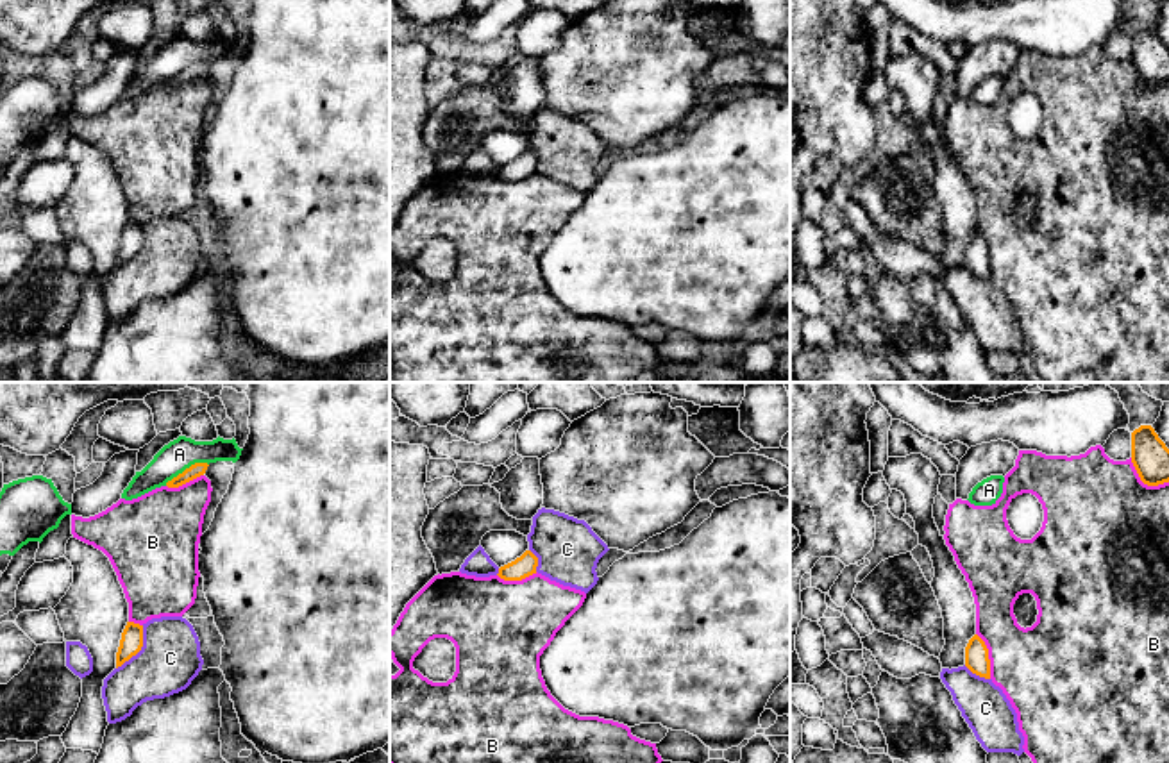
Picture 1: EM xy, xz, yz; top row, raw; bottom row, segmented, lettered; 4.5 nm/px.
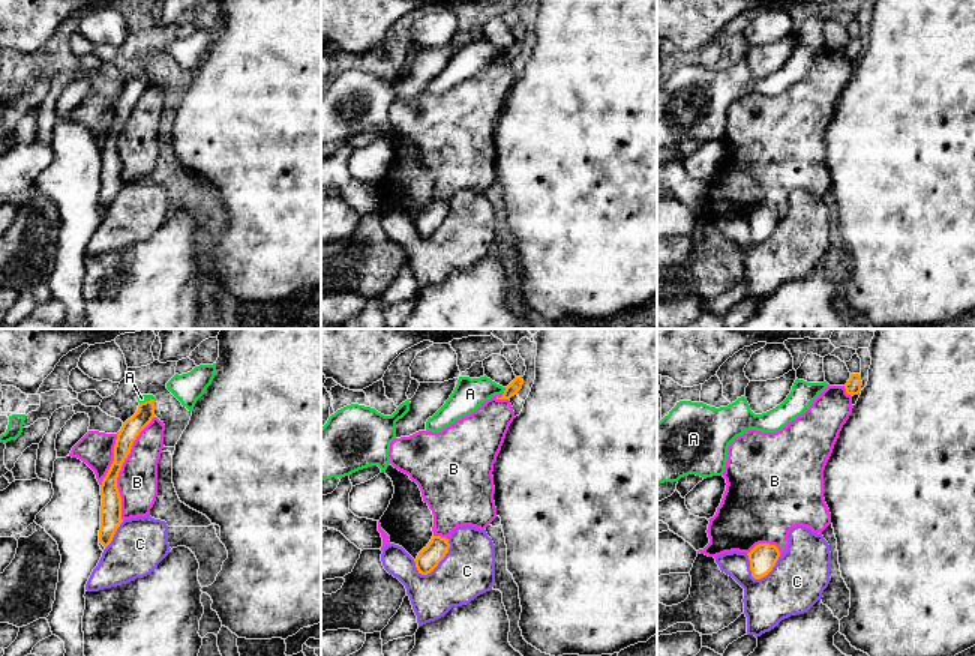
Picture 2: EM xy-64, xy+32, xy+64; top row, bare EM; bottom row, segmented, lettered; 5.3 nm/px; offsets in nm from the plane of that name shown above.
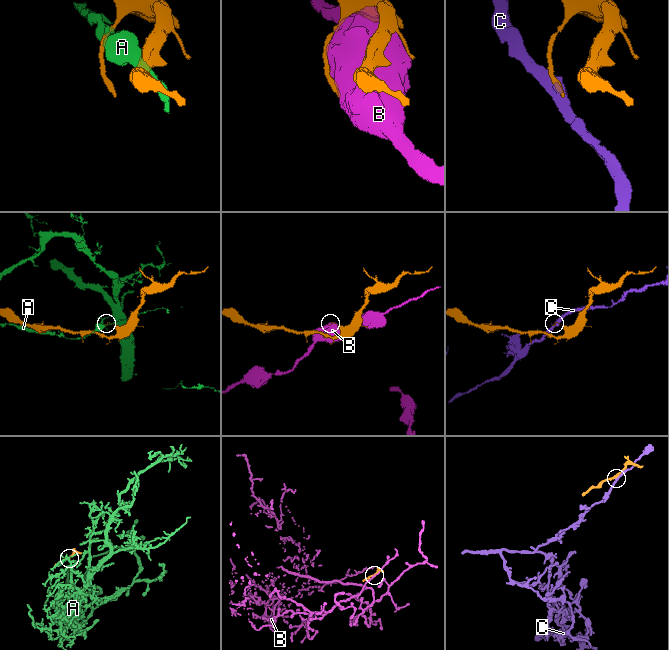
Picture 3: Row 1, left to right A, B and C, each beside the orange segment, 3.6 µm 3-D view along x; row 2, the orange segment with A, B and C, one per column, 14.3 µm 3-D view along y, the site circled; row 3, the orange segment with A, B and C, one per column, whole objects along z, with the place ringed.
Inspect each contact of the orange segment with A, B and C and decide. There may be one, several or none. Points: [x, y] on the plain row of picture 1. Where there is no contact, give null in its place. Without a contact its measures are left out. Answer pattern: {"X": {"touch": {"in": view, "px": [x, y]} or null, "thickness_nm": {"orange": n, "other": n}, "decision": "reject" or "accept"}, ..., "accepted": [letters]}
{"A": {"touch": {"in": "xy", "px": [186, 68]}, "thickness_nm": {"orange": 70, "other": 140}, "decision": "reject"}, "B": {"touch": {"in": "yz", "px": [1144, 83]}, "thickness_nm": {"orange": 170, "other": 500}, "decision": "reject"}, "C": {"touch": {"in": "xy", "px": [140, 249]}, "thickness_nm": {"orange": 100, "other": 280}, "decision": "reject"}, "accepted": []}

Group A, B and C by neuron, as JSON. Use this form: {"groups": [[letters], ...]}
{"groups": [["A"], ["B"], ["C"]]}

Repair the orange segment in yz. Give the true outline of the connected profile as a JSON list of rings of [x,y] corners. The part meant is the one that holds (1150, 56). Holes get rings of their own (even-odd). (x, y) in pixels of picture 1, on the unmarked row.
[[[1151,25],[1131,32],[1131,63],[1148,86],[1169,82],[1169,48]]]

